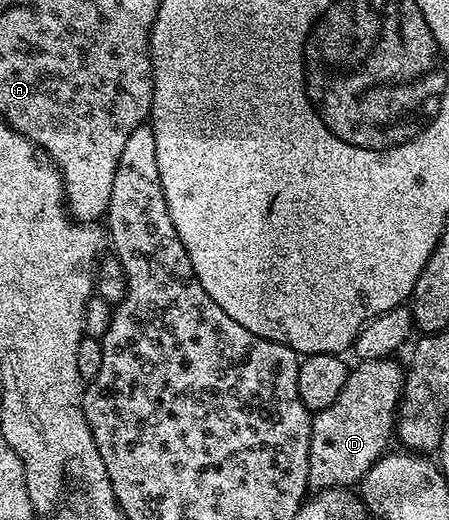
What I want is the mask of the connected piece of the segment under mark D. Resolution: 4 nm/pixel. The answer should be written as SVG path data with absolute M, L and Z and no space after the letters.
M393 358L357 362L350 367L347 382L343 382L343 390L339 390L339 398L335 398L329 408L313 416L309 451L310 489L349 488L356 485L365 477L367 470L371 470L374 462L385 455L390 447L389 439L392 441L395 436L397 408L401 405L401 395L405 389L405 374L406 369Z

